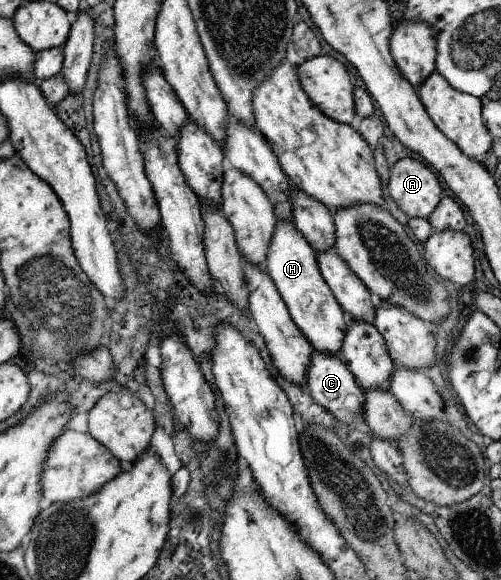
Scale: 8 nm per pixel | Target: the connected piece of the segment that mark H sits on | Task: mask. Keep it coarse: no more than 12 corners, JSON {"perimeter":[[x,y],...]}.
{"perimeter":[[278,221],[266,273],[296,326],[340,355],[350,320],[318,254]]}

